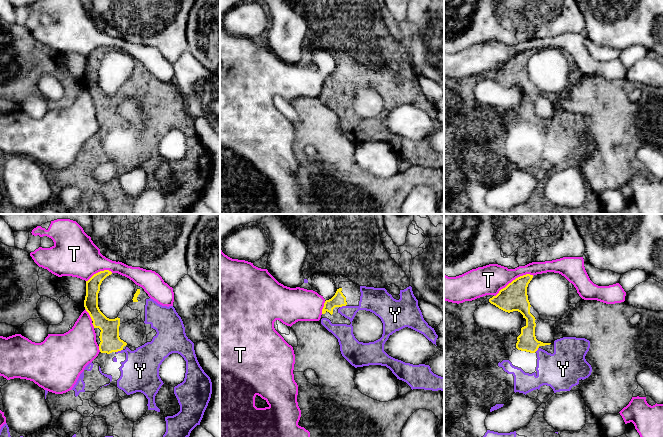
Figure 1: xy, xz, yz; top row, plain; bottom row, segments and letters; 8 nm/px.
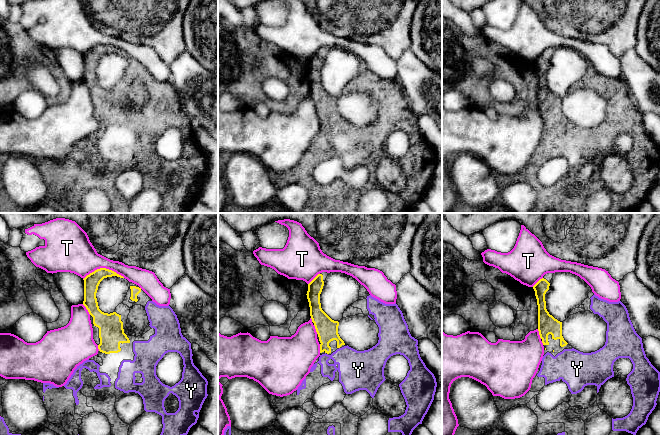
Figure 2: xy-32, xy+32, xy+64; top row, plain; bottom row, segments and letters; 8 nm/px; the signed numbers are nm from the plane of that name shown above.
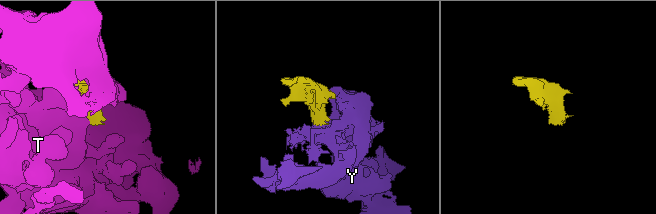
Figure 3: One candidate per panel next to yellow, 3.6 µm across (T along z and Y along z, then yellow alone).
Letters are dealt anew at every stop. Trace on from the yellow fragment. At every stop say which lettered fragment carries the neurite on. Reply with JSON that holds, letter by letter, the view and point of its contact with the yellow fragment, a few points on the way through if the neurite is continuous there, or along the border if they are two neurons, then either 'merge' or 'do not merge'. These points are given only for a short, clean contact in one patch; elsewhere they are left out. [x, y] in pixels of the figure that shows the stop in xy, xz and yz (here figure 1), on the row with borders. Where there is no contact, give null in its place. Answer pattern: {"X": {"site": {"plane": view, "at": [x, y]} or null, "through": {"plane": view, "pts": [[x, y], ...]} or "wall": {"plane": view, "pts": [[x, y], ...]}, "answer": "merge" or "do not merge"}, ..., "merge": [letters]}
{"T": {"site": {"plane": "yz", "at": [513, 280]}, "answer": "do not merge"}, "Y": {"site": {"plane": "xy", "at": [119, 350]}, "answer": "merge"}, "merge": ["Y"]}

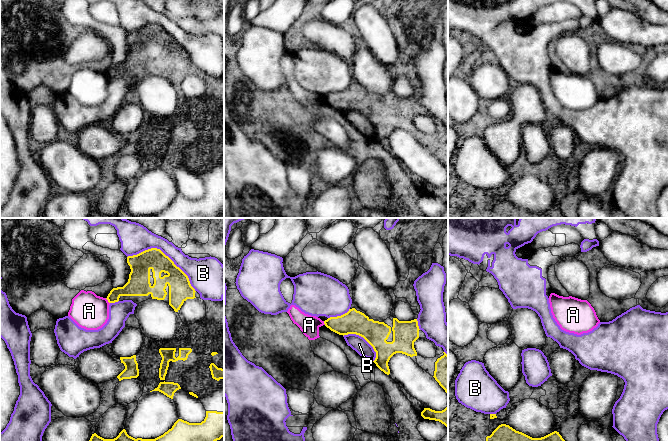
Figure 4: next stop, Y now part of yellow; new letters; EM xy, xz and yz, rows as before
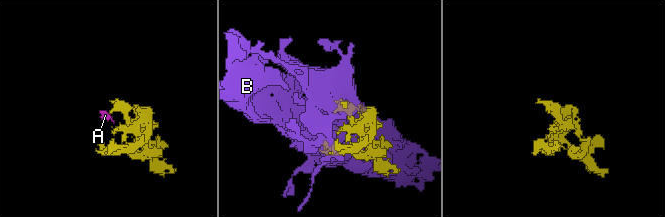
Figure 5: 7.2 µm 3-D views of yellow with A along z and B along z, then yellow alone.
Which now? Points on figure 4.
{"A": {"site": {"plane": "xy", "at": [108, 301]}, "wall": {"plane": "xy", "pts": [[105, 298], [109, 303]]}, "answer": "do not merge"}, "B": {"site": {"plane": "xy", "at": [164, 254]}, "answer": "do not merge"}, "merge": []}

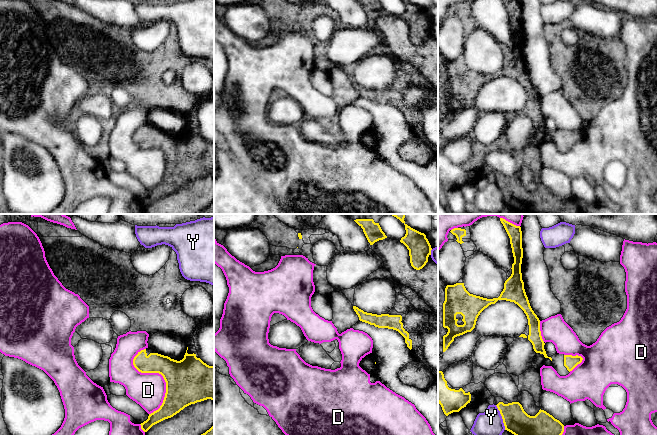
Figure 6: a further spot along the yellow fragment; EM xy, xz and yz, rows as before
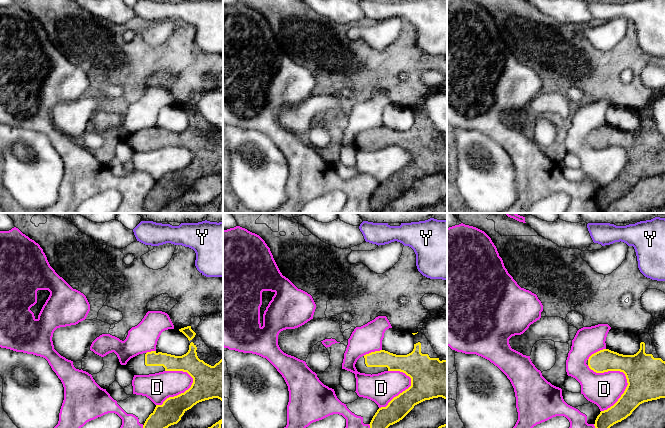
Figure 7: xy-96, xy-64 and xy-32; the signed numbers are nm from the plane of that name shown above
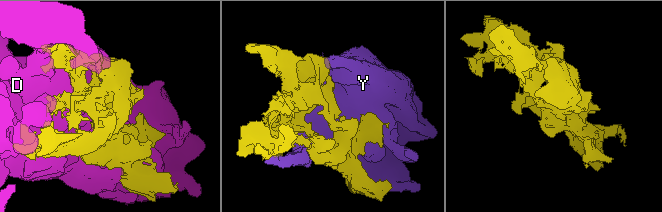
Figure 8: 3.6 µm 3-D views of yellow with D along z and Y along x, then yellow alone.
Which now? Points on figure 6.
{"D": {"site": {"plane": "xy", "at": [159, 373]}, "answer": "do not merge"}, "Y": {"site": {"plane": "yz", "at": [502, 417]}, "answer": "do not merge"}, "merge": []}

